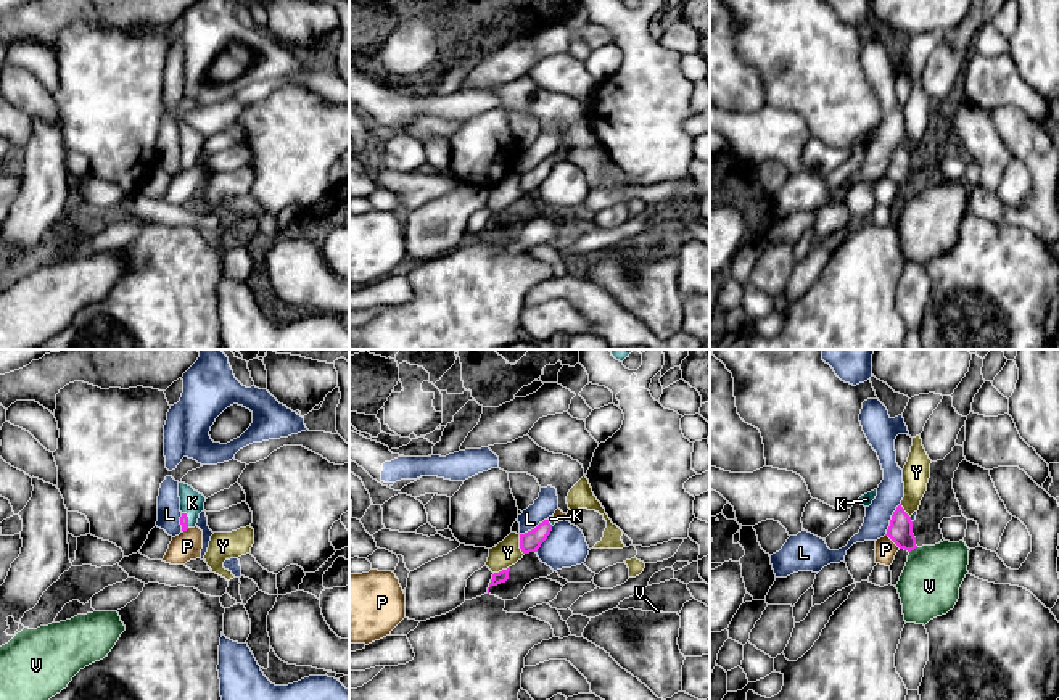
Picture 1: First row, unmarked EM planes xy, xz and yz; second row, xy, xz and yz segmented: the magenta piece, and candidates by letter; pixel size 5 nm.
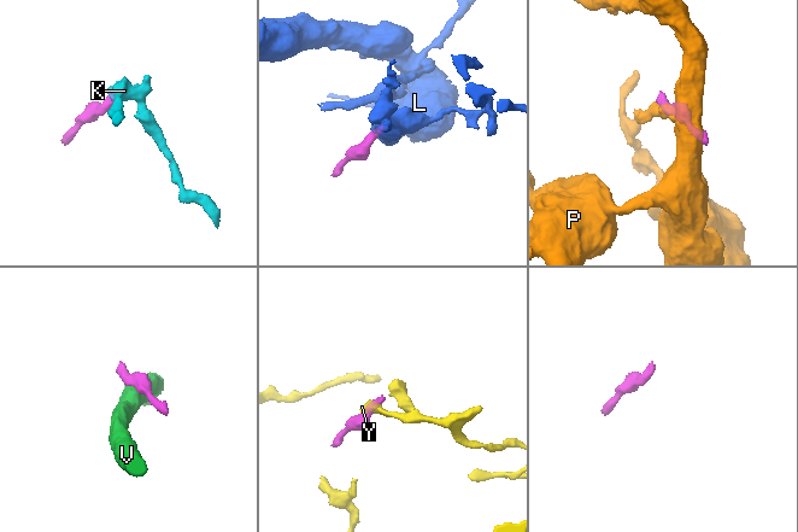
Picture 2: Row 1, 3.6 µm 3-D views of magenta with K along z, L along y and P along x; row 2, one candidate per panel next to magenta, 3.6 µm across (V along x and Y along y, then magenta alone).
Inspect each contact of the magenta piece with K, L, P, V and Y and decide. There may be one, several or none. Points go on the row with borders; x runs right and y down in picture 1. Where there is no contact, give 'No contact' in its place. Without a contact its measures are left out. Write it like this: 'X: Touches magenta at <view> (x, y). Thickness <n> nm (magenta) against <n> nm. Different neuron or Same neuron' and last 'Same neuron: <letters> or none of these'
K: Touches magenta at xy (187, 520). Thickness 50 nm (magenta) against 120 nm. Same neuron
L: Touches magenta at yz (892, 518). Thickness 120 nm (magenta) against 140 nm. Different neuron
P: Touches magenta at yz (894, 541). Thickness 120 nm (magenta) against 110 nm. Different neuron
V: Touches magenta at yz (913, 549). Thickness 120 nm (magenta) against 300 nm. Different neuron
Y: Touches magenta at xz (520, 544). Thickness 100 nm (magenta) against 130 nm. Different neuron
Same neuron: K

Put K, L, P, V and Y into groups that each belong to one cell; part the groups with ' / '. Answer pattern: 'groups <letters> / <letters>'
groups K / L / P / V / Y

